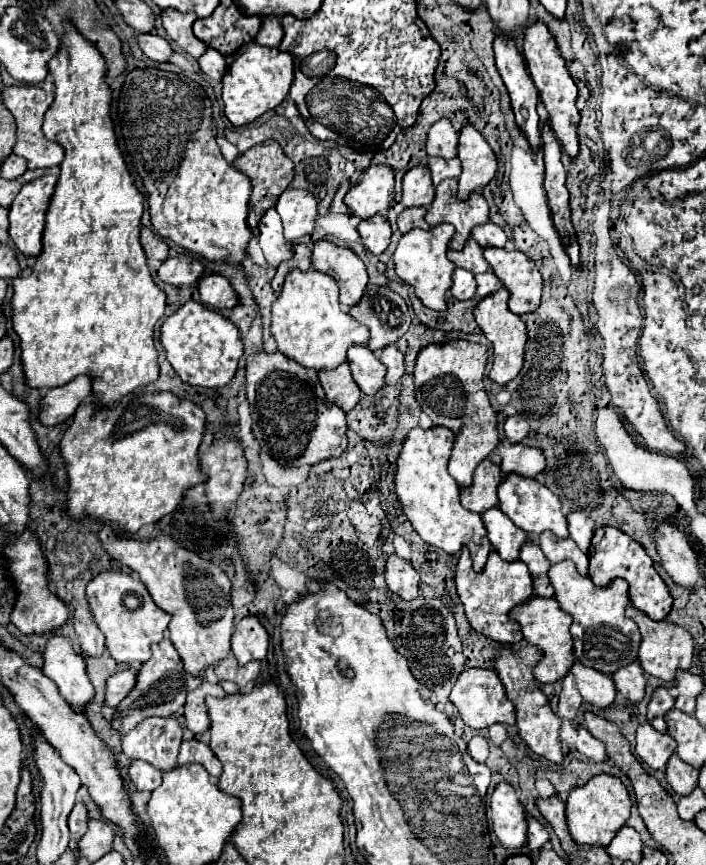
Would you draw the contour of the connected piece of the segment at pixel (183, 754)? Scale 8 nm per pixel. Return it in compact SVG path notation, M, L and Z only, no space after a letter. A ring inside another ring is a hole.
M197 739L183 741L181 751L179 751L179 759L177 759L177 767L189 765L189 763L203 765L211 777L221 775L221 761L215 757L215 753L209 749L209 745L203 741L197 741Z

